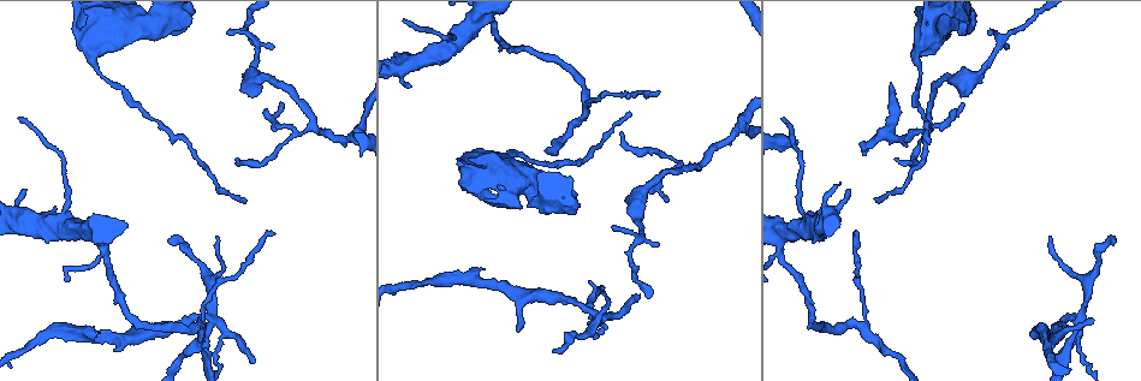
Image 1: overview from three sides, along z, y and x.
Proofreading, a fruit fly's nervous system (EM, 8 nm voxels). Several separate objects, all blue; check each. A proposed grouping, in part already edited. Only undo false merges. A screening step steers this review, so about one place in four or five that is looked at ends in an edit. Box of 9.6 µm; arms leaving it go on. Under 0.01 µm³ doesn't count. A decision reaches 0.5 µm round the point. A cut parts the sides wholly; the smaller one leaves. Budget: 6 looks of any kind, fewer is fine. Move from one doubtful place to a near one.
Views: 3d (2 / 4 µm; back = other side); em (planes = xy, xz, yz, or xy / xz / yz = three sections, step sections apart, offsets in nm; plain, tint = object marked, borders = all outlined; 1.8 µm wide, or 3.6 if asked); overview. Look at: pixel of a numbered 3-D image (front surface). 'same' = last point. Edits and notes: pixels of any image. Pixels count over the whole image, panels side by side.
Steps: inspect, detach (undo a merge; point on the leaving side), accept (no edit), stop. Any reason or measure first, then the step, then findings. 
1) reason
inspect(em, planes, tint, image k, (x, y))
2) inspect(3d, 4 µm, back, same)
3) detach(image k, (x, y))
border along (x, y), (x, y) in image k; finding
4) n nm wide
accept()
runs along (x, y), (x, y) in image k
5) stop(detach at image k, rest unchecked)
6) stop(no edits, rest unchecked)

four or more arms meet
inspect(em, planes, tint, image 1, (310, 123))

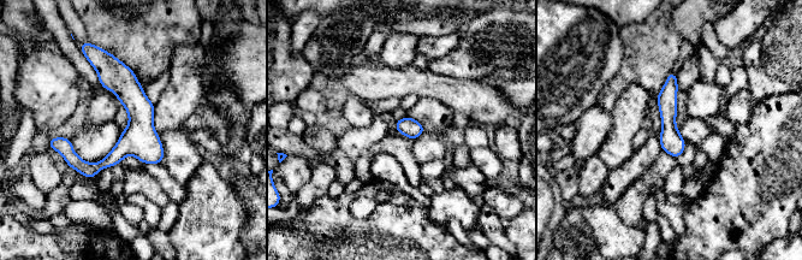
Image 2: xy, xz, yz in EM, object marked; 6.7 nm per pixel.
130 nm wide
accept()
one neuron here

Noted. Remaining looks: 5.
looks like a crossing
inspect(em, planes, tint, image 1, (1073, 315))

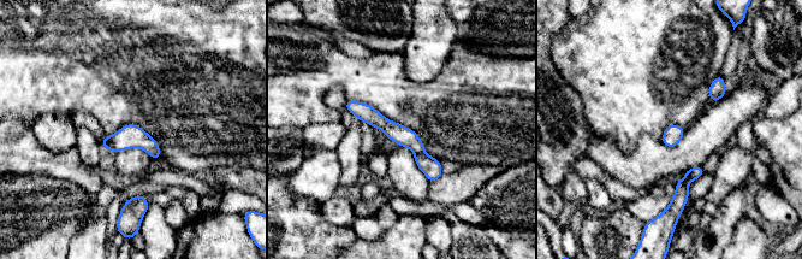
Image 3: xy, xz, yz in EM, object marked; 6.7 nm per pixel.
detach(image 3, (431, 166))
border along (423, 151), (415, 154) in image 3; two neurons meet here

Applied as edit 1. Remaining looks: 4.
three arms meet
inspect(em, planes, plain, image 1, (808, 219))

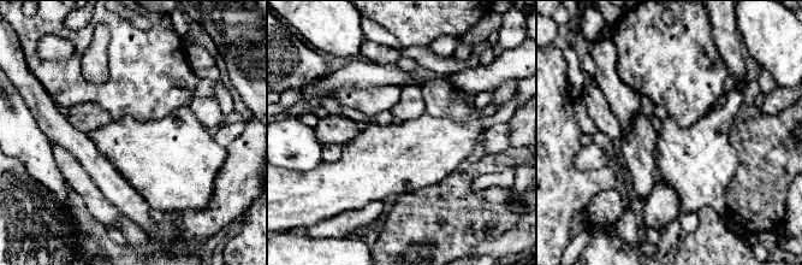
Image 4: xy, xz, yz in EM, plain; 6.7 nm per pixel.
where the object lies
inspect(em, planes, tint, same)

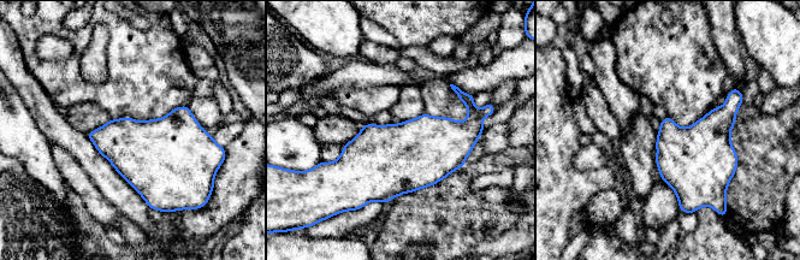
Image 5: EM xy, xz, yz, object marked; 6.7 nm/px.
accept()
all the same neuron

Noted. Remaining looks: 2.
stop(detach at image 3, rest unchecked)

